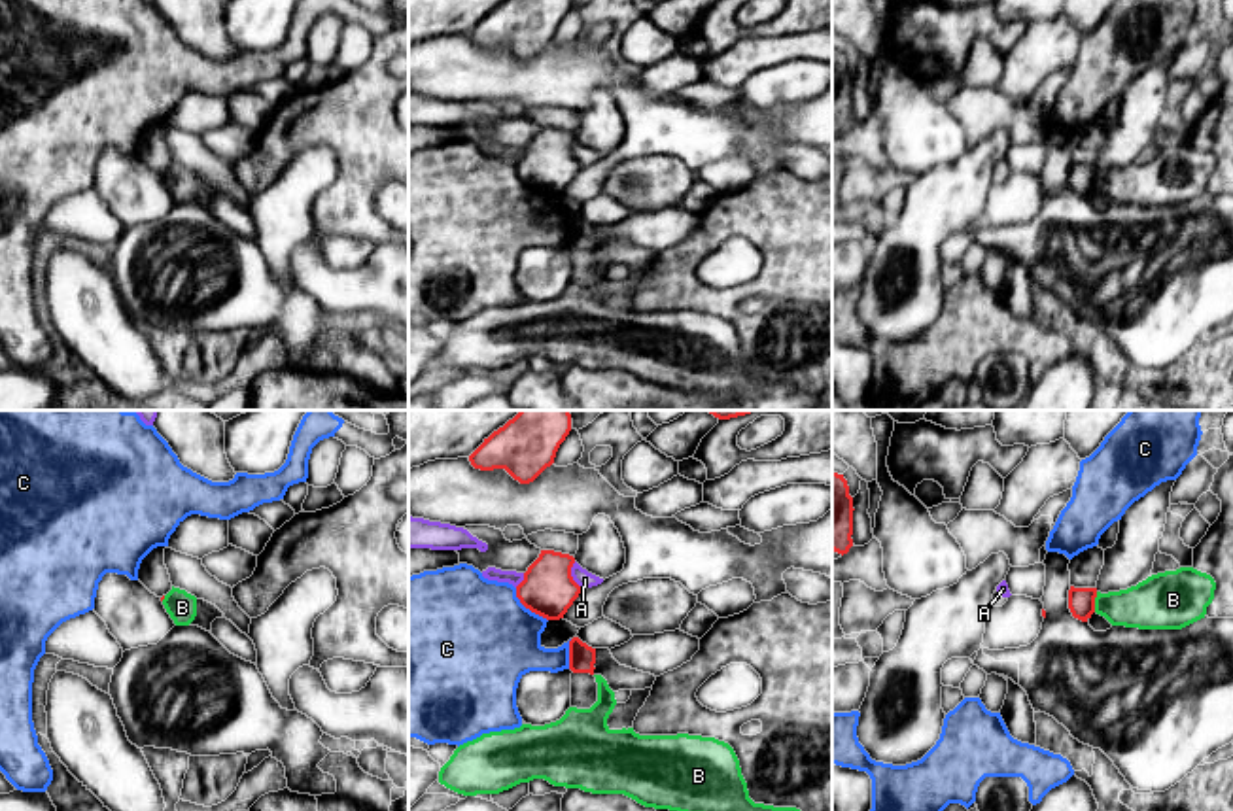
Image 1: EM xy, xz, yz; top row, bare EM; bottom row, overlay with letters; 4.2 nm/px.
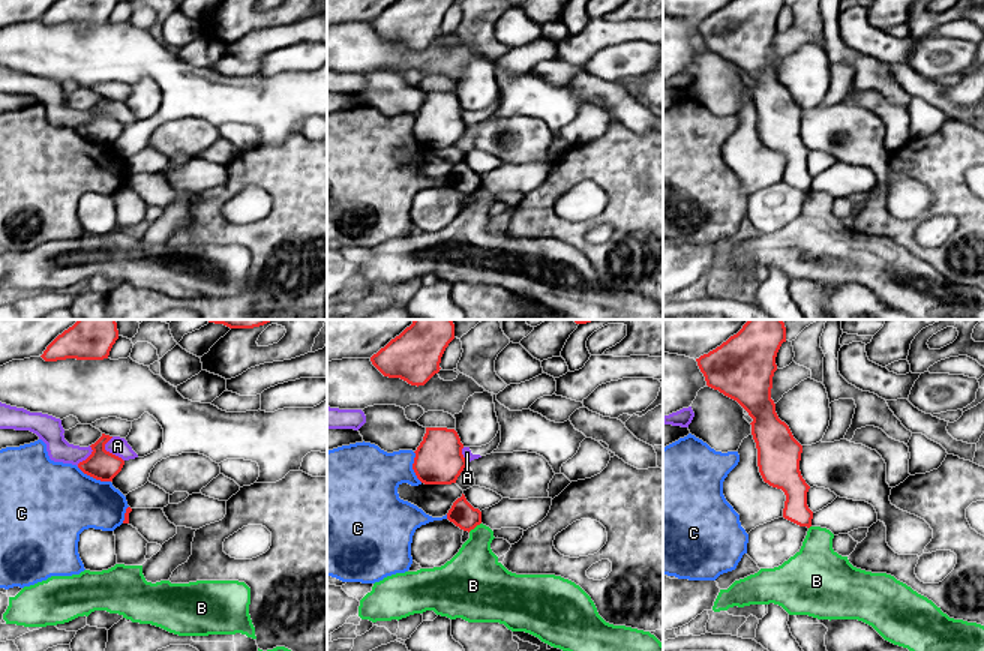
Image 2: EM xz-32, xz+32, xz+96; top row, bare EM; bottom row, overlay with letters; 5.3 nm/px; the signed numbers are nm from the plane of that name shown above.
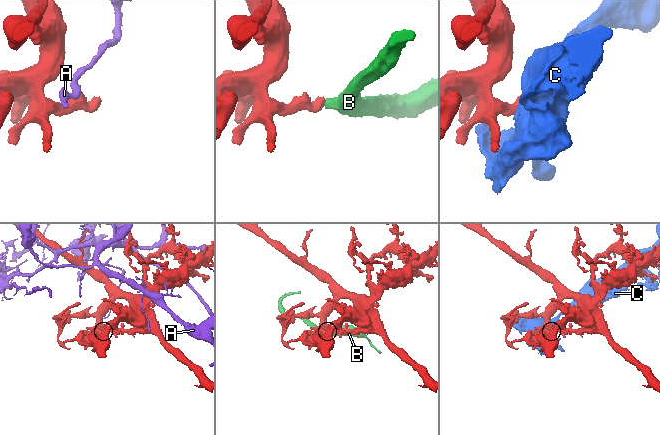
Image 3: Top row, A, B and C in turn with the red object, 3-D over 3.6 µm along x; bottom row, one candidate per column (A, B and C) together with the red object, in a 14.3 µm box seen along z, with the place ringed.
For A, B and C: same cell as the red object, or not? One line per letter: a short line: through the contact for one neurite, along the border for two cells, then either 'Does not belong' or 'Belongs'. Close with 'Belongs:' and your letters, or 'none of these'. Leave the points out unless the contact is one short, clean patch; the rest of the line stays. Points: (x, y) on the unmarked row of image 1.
A: Does not belong
B: Line: yz (1097, 169), (1094, 188). Does not belong
C: Line: xz (515, 165), (520, 178), (547, 197). Does not belong
Belongs: none of these

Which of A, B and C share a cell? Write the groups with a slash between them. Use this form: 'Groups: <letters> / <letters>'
Groups: A / B / C

